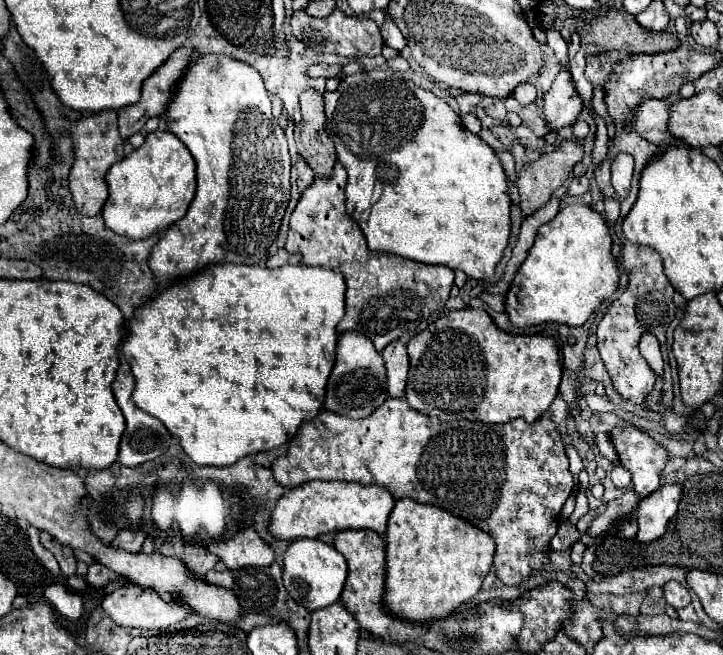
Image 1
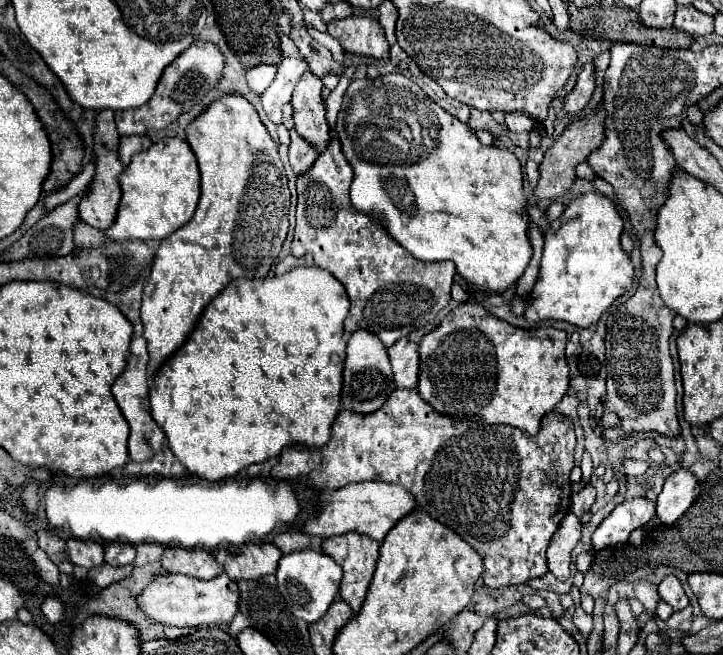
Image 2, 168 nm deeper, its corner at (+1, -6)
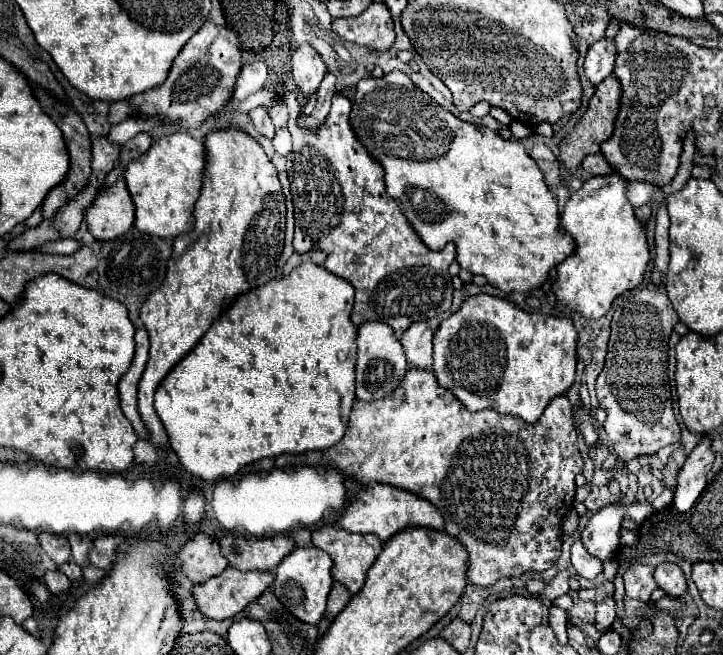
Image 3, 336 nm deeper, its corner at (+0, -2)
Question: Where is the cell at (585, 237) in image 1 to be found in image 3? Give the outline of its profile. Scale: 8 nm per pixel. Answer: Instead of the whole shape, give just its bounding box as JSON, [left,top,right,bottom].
[552,175,650,319]

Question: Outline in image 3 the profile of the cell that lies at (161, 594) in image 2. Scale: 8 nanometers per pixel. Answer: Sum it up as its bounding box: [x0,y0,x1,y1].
[192,567,274,621]

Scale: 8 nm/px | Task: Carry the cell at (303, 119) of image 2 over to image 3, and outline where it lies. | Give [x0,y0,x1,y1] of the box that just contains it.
[292,45,326,95]

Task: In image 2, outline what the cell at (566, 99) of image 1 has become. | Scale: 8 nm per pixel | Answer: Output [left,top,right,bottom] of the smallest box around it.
[563,61,595,115]

